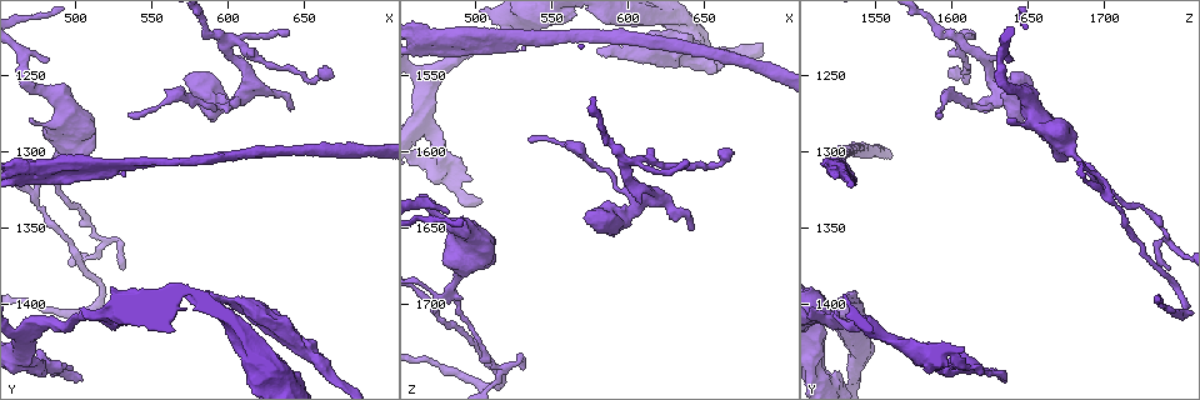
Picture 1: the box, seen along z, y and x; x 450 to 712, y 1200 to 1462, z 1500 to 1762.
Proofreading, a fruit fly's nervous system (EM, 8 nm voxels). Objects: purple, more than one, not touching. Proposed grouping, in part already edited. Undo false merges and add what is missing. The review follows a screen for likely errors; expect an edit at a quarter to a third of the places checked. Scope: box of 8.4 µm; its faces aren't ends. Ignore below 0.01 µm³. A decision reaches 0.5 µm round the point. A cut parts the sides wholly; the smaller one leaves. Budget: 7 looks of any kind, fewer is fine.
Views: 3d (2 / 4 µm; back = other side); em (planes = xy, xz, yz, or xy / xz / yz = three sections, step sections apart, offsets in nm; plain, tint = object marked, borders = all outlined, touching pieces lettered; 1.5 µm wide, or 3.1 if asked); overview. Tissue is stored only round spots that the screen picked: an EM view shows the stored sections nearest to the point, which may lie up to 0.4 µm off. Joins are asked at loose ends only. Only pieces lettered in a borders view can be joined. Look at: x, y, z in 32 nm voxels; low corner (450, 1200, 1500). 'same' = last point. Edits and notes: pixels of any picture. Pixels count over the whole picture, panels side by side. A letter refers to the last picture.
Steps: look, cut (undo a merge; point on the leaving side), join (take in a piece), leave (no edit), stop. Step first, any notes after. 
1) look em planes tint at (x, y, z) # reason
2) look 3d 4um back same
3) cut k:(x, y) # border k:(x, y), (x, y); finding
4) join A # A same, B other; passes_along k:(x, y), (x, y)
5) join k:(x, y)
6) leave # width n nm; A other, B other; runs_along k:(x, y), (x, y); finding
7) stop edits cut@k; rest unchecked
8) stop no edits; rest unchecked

look em xy step 8 tint at (470, 1278, 1638) # free end

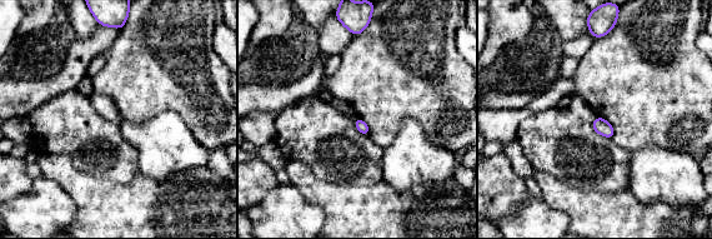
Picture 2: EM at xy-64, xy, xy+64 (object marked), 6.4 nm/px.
look em planes borders same # cut it another way

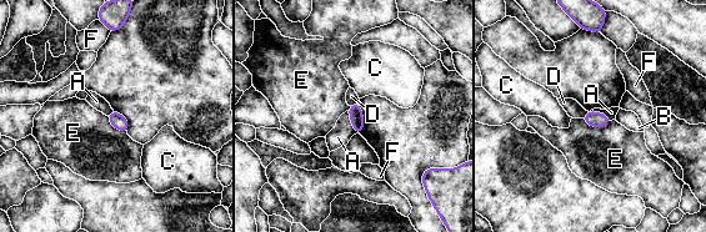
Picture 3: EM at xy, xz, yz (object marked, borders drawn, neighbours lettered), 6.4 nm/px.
leave # A other, B other, C other, D other, E other, F other; border 3:(348, 110), (350, 122), (356, 132); no lettered piece goes on from it

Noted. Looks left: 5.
look em planes borders at (642, 1274, 1652) # tapers out

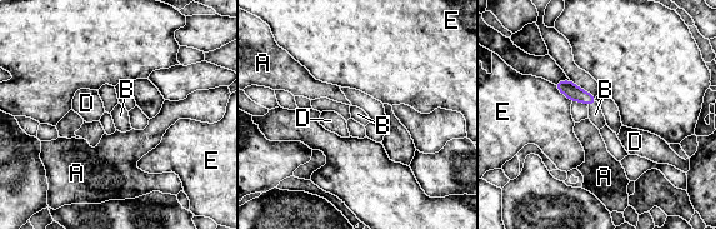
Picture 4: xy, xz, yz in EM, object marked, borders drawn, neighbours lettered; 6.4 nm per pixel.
join B # A other, B same, D other, E other; passes_along 4:(567, 88), (591, 104), (595, 114); it goes on there

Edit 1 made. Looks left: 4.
look overview # redraw

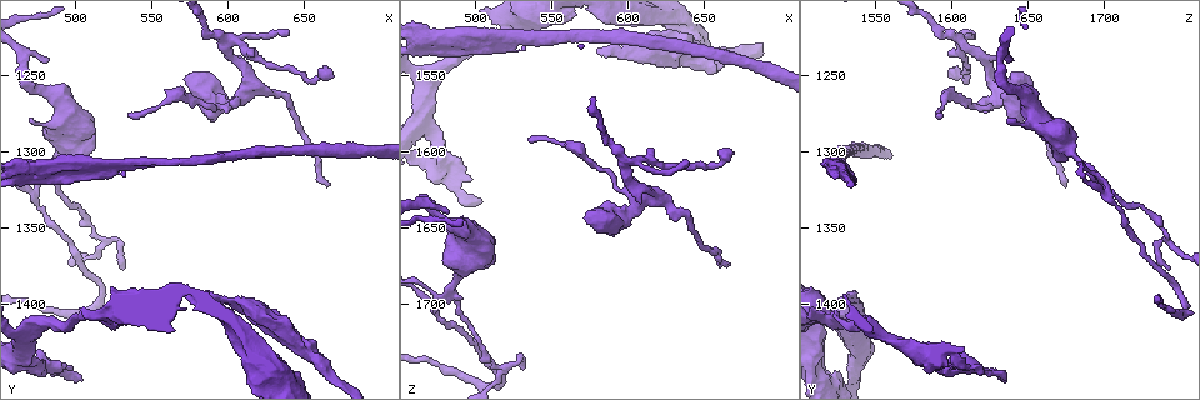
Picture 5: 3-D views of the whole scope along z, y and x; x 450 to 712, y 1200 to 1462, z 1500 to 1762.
look em xy step 8 tint at (668, 1322, 1674) # an open end

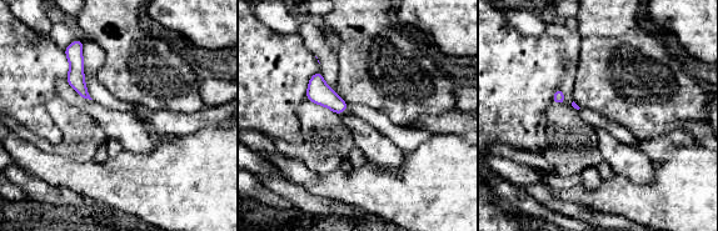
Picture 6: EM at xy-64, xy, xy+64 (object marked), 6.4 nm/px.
look em planes borders same

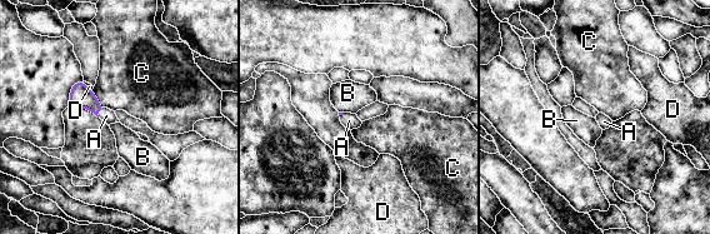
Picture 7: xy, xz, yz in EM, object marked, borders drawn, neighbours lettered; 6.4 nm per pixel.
join A # A same, B other, C other, D other; passes_along 7:(80, 95), (99, 111), (106, 115); it goes on there

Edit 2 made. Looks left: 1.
stop edits join@4, join@7; rest unchecked

